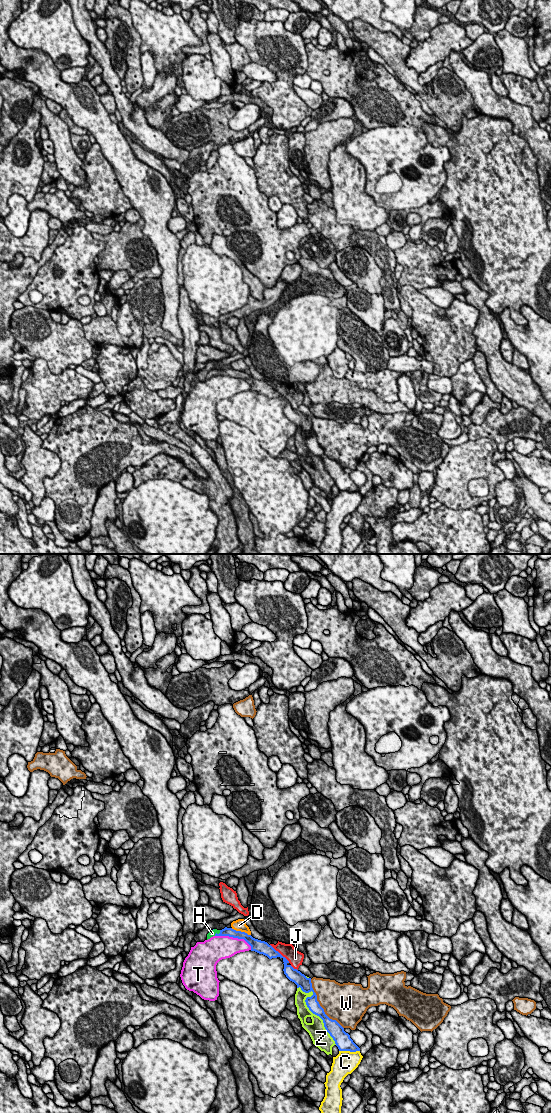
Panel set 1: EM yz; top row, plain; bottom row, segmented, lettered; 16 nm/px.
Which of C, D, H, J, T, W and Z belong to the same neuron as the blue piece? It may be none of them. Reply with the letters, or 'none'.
H

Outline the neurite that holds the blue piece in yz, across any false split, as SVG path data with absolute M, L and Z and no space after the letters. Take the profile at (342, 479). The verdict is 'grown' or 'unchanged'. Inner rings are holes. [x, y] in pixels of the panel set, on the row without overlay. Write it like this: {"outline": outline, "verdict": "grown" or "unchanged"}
{"outline": "M227 367L222 370L211 370L207 374L207 380L213 376L229 376L238 379L244 379L251 386L251 391L263 394L269 399L277 397L282 398L284 402L283 411L286 417L290 421L294 422L297 425L297 428L300 427L303 432L313 432L313 435L311 437L306 438L306 445L313 454L319 456L323 460L326 471L335 481L335 484L338 487L339 491L360 491L360 488L353 482L353 480L350 478L350 475L344 471L344 468L336 460L330 459L325 454L324 449L317 441L317 435L312 428L311 418L307 418L300 411L294 409L291 405L289 405L289 401L285 397L283 397L278 391L276 391L271 385L269 385L265 381L255 379L245 372L236 371L232 368Z", "verdict": "grown"}

